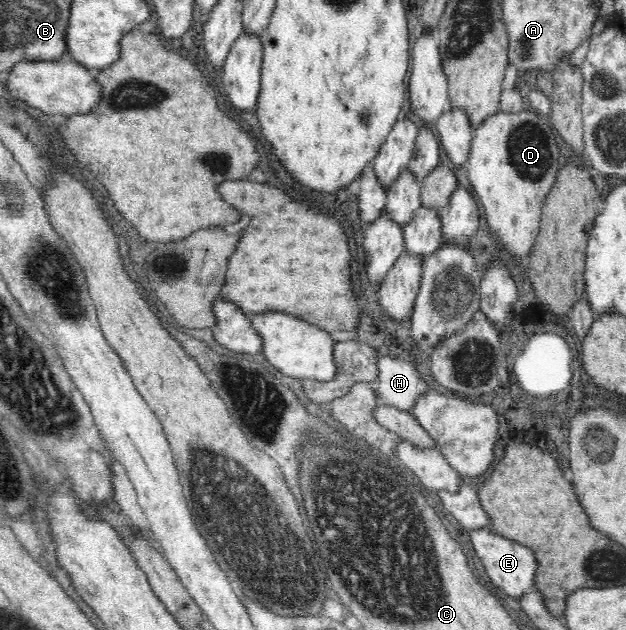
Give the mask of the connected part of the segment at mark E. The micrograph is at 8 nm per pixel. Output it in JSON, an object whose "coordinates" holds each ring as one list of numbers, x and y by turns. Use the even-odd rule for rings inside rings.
{"coordinates":[[488,528,474,530,470,533,472,537,471,541,478,551,478,557,482,559,488,575,492,577,492,583,500,589,504,589,508,595,512,595,515,598,520,598,526,593,537,591,533,587,533,579,535,578,535,572,537,559,534,558,534,553,526,546,520,545,518,542,514,542,511,539,505,538,500,534,494,534,494,532]]}

